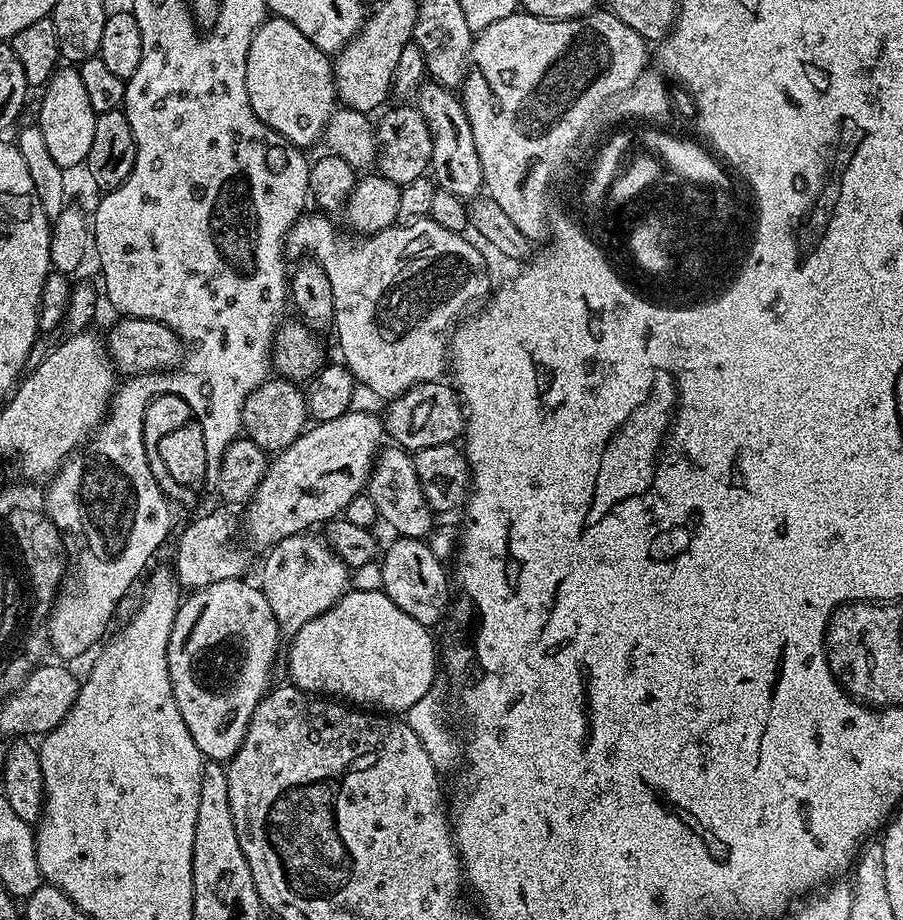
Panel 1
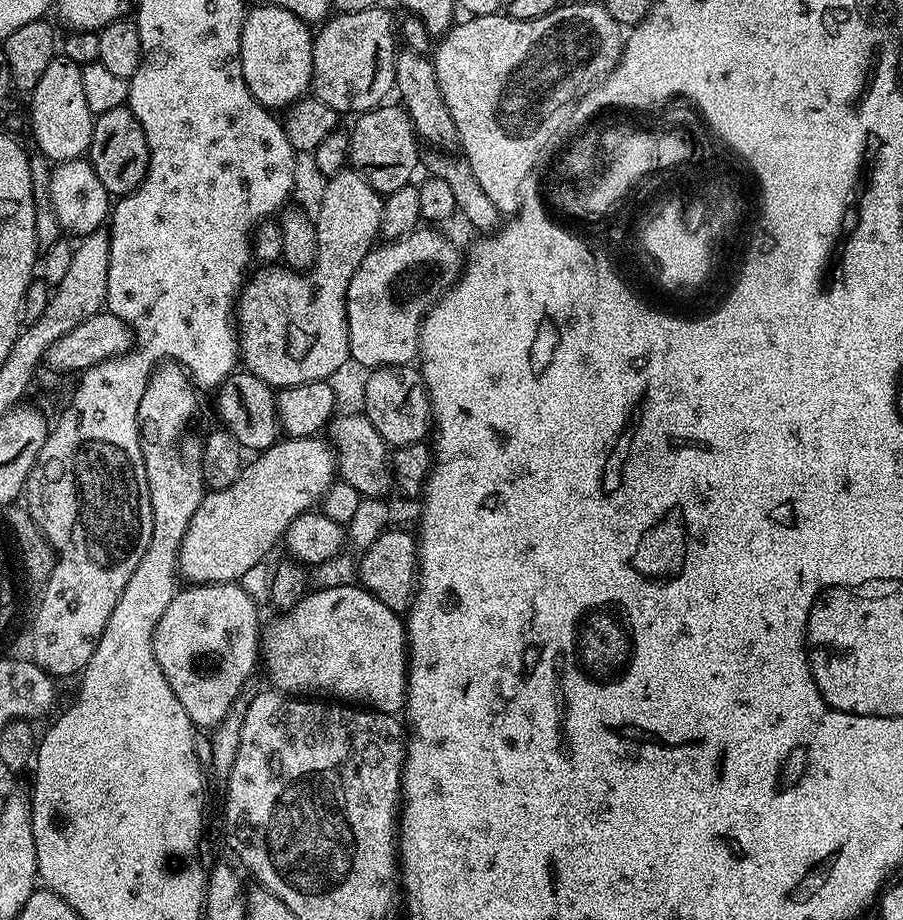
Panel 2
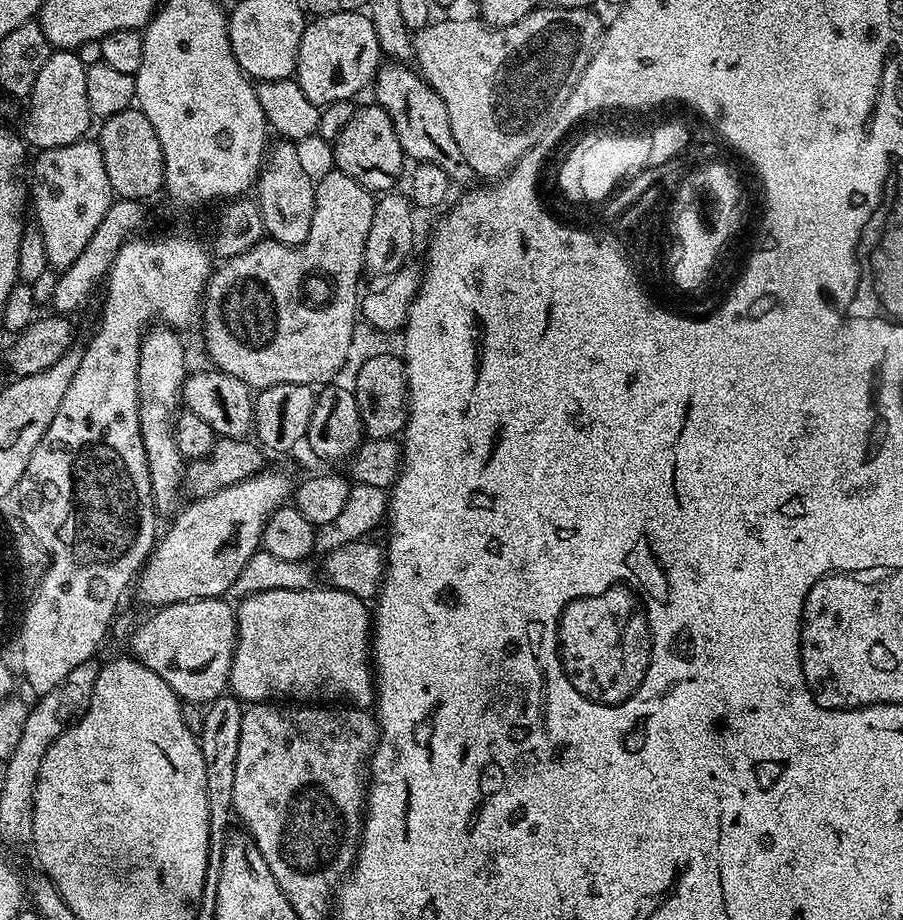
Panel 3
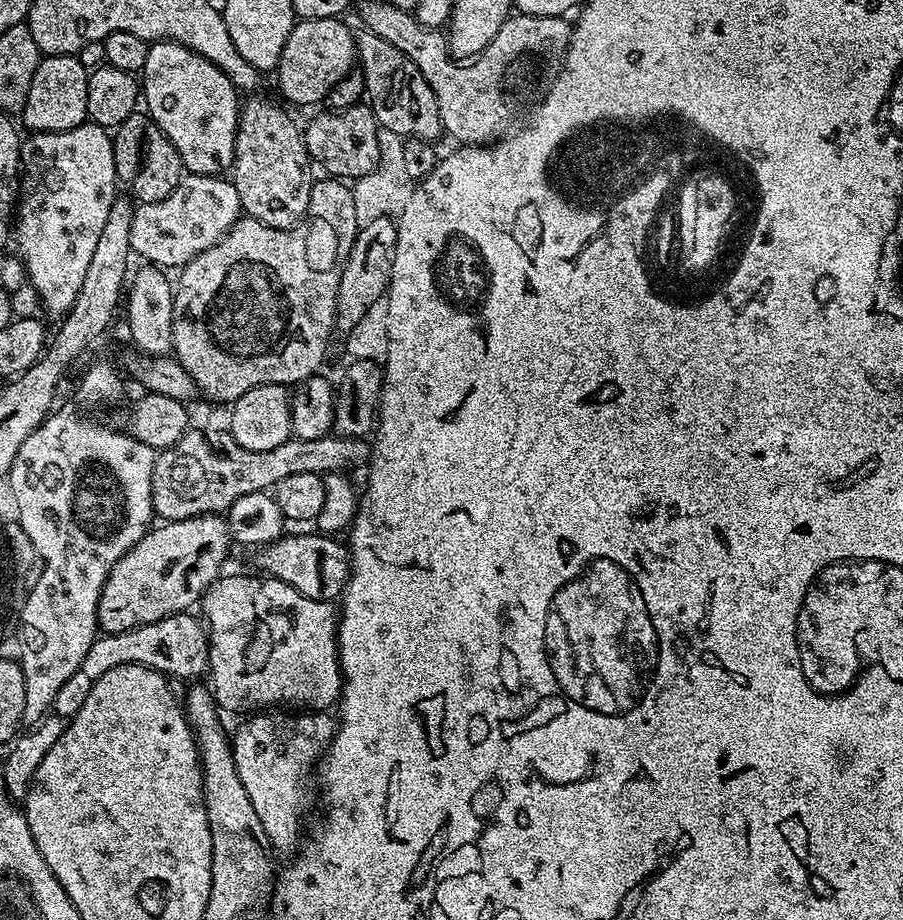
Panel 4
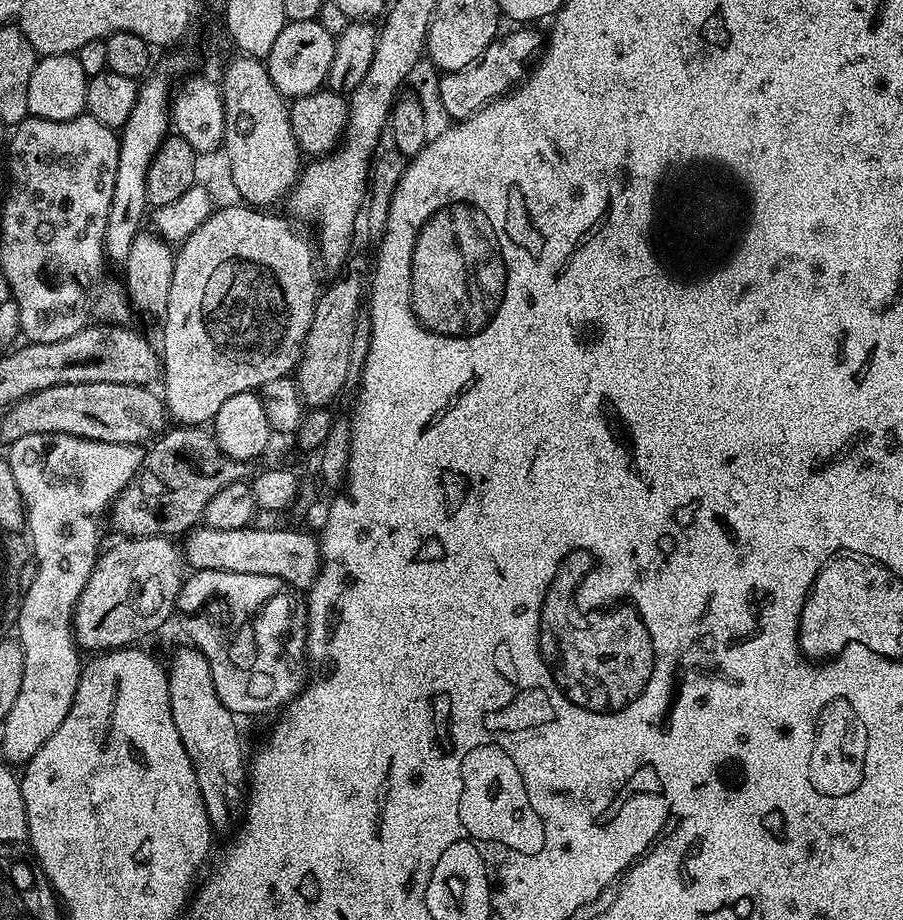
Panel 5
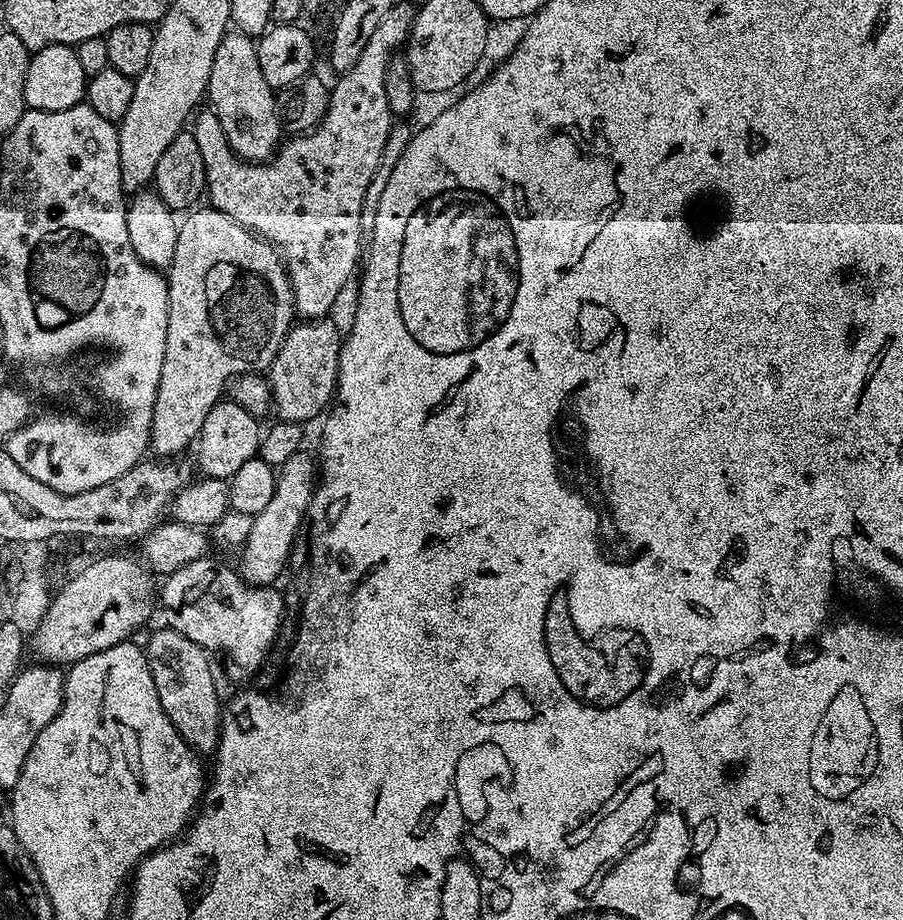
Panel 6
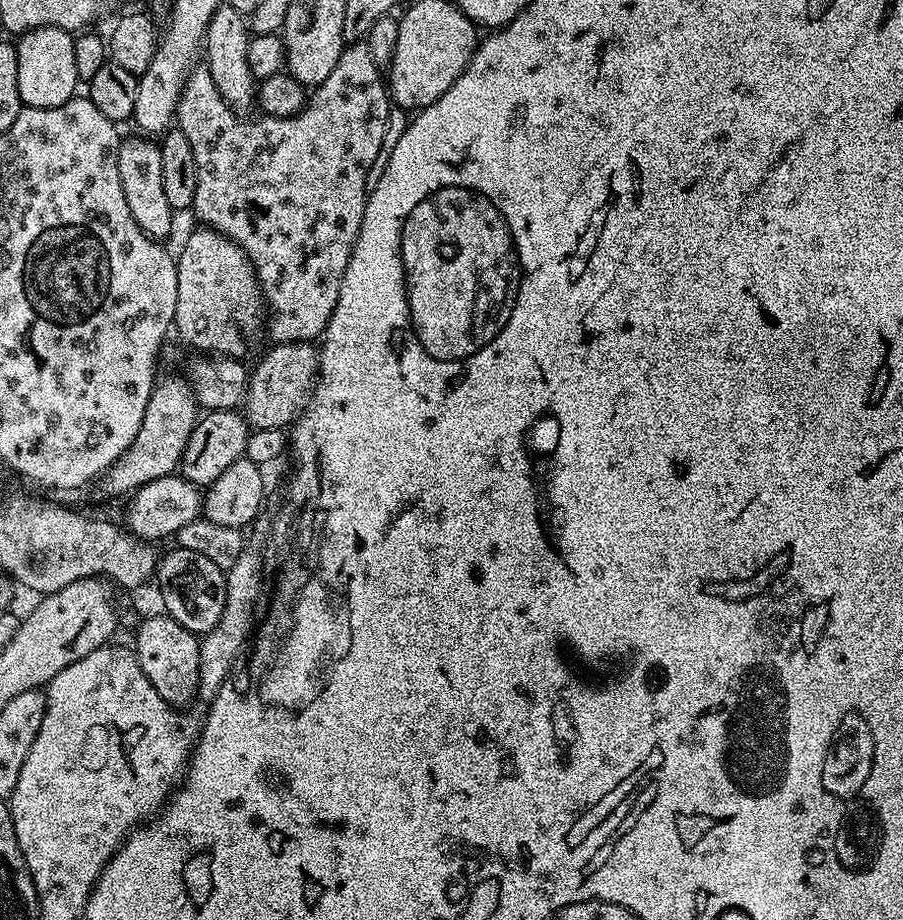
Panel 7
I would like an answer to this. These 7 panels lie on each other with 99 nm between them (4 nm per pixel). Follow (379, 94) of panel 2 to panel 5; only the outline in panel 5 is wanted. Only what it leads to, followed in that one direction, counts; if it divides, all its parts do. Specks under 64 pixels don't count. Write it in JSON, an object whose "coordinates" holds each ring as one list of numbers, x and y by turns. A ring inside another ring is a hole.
{"coordinates":[[319,19,287,21,282,34,274,38,274,46,270,46,270,54,266,57,270,82,274,82,276,89,286,98,309,96,325,87,330,62,334,60,336,36,328,33,320,23]]}

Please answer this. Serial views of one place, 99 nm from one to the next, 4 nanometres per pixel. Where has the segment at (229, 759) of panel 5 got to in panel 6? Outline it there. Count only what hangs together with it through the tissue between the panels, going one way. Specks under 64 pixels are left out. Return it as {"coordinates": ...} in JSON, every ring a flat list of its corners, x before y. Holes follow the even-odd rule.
{"coordinates":[[163,626,146,643,150,674,158,690,158,702,166,710,166,718,174,722,174,730,197,754,215,753,220,745,220,722,222,719,222,700,216,693,216,680,212,677,212,664,209,653,190,642,180,632,170,626]]}

